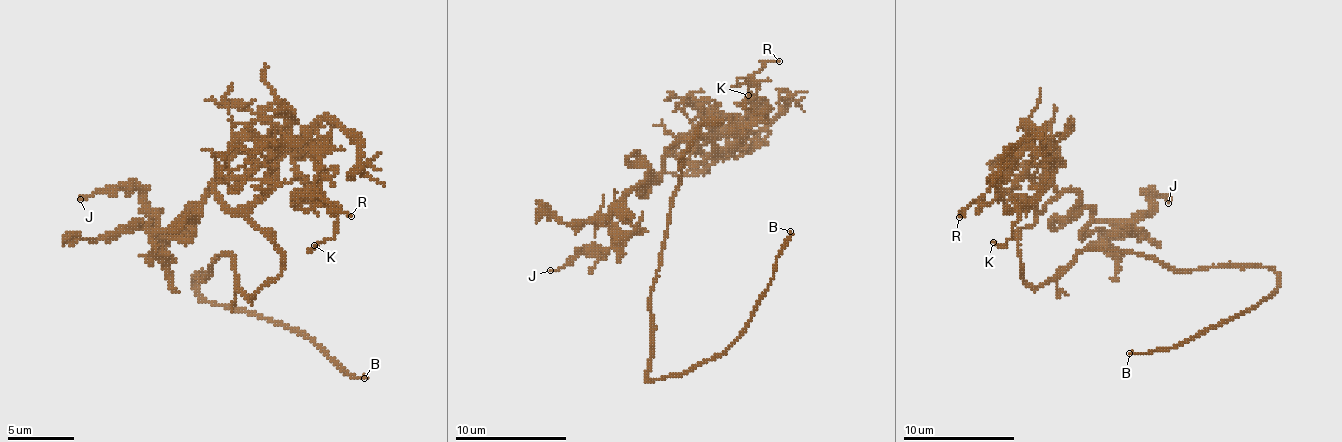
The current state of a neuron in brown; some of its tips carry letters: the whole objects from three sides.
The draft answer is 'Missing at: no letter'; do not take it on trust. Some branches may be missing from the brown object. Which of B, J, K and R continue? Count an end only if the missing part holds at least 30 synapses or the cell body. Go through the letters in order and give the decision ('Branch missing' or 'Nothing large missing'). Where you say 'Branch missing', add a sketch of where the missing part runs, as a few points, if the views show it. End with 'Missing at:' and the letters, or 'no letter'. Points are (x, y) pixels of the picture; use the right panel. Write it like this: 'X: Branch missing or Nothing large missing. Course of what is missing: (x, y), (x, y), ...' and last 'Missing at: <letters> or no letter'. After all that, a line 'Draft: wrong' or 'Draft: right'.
B: Branch missing. Course of what is missing: (1129, 353), (1118, 348), (1082, 348), (1051, 353)
J: Nothing large missing
K: Nothing large missing
R: Nothing large missing
Missing at: B
Draft: wrong

